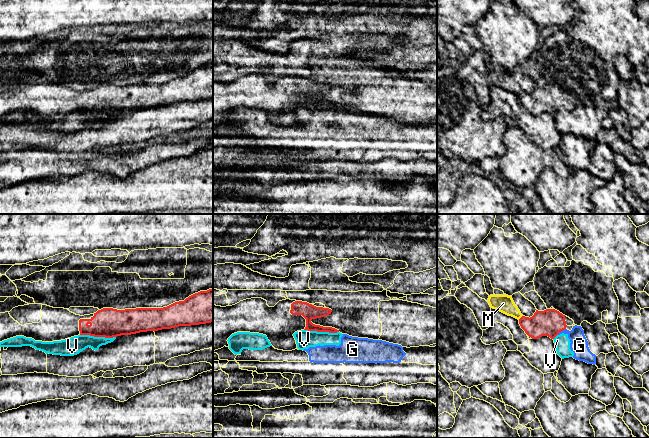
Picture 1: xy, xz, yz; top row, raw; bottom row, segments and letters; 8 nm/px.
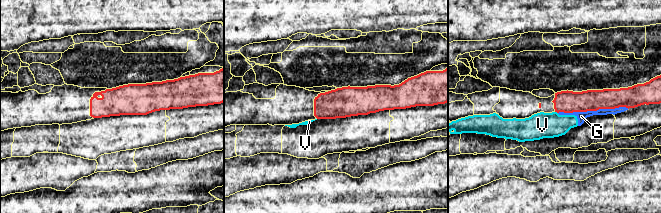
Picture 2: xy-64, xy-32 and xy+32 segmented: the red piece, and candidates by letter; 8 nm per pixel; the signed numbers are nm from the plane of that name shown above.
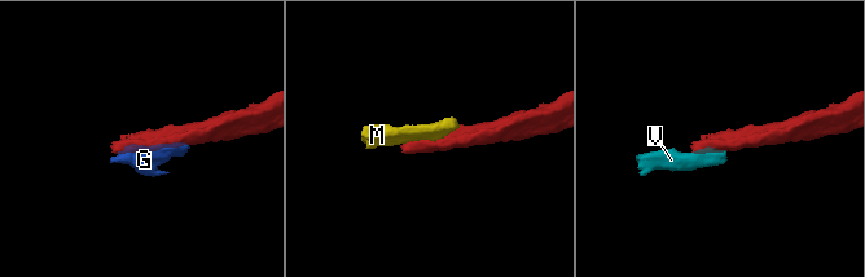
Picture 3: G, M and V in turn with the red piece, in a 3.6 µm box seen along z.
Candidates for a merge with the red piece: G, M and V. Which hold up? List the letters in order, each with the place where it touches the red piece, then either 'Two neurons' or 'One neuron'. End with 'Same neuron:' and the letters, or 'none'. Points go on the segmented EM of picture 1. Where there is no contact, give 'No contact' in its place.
G: Touches red at yz (561, 330). Two neurons
M: Touches red at yz (521, 317). Two neurons
V: Touches red at xy (98, 336). Two neurons
Same neuron: none

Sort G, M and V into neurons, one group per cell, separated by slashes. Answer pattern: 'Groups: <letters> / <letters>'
Groups: G V / M

